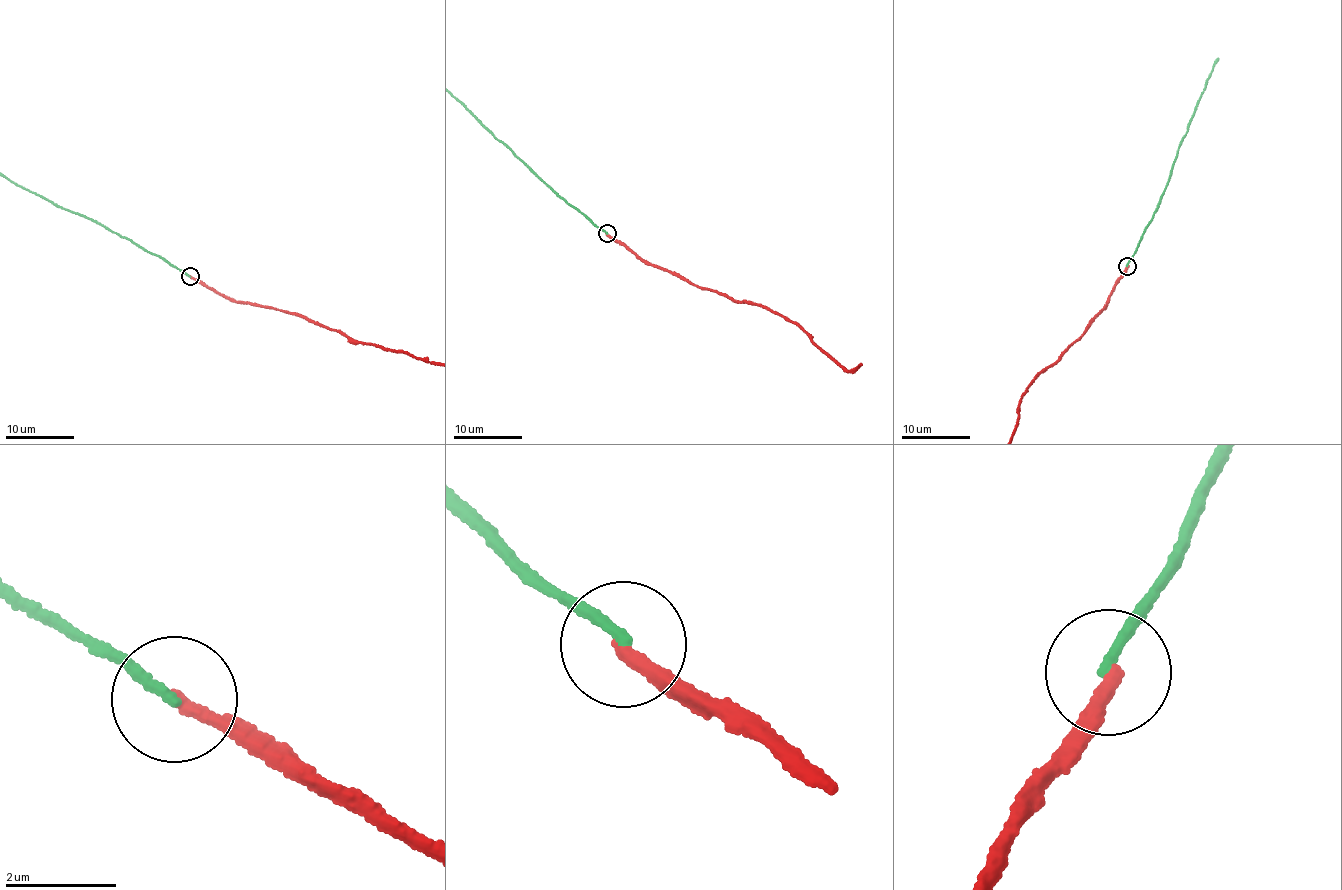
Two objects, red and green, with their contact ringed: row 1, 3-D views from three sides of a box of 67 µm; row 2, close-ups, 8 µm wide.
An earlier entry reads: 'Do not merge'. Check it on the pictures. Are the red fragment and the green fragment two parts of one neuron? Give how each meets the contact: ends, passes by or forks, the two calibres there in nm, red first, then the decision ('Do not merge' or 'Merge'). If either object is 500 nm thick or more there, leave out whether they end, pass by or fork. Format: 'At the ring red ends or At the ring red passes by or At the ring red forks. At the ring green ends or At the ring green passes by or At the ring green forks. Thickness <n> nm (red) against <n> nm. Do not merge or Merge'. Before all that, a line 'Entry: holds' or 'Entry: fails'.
Entry: holds
At the ring red ends. At the ring green ends. Thickness 240 nm (red) against 180 nm. Do not merge

